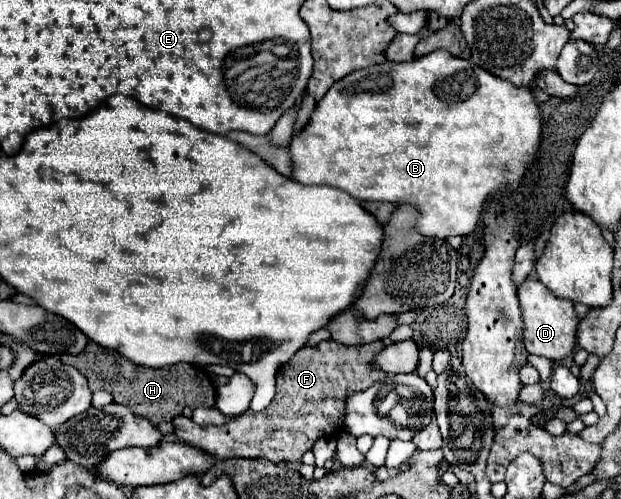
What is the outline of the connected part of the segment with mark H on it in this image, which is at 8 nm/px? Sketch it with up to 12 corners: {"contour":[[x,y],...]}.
{"contour":[[93,341],[61,361],[153,425],[215,405],[189,363],[137,367]]}

